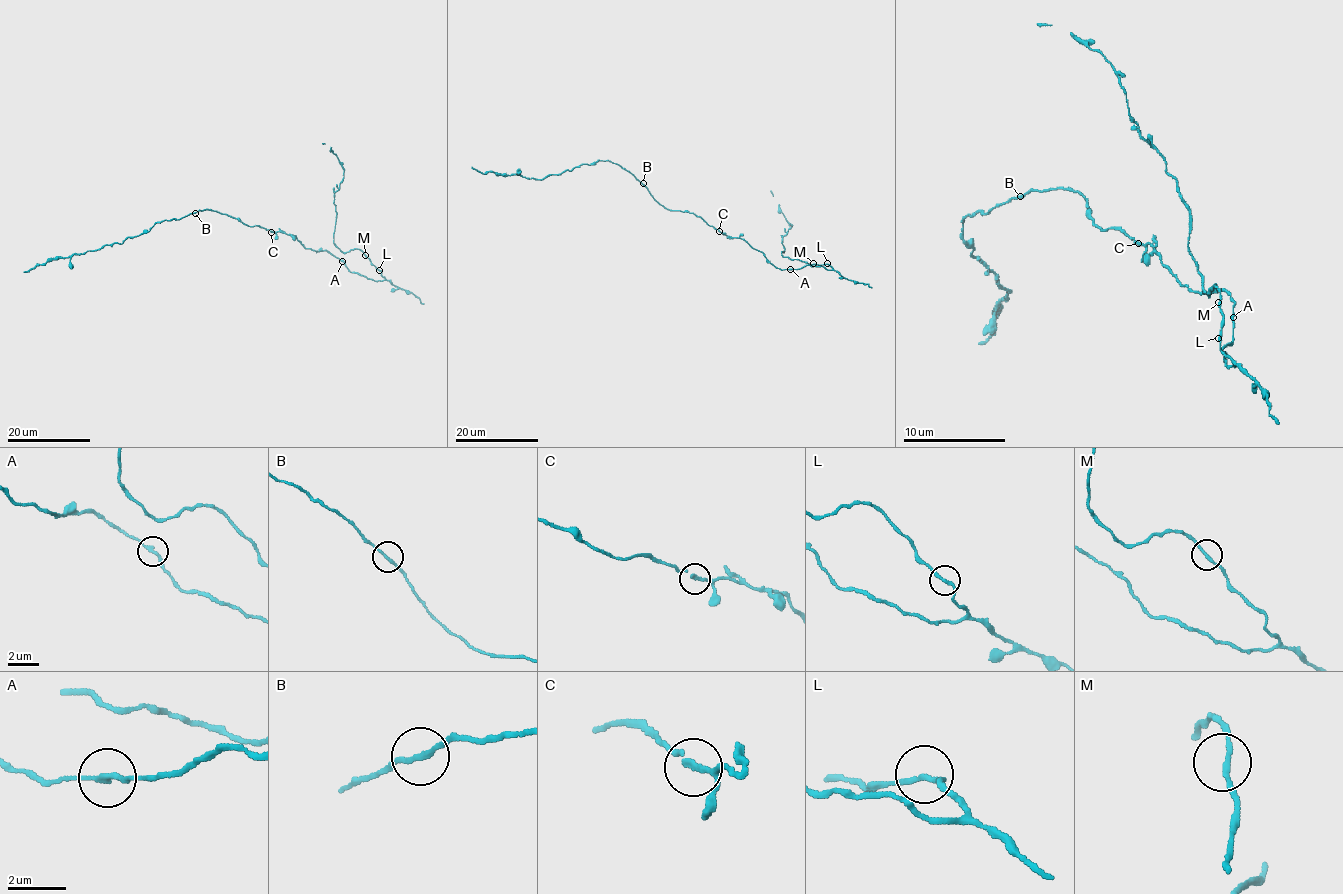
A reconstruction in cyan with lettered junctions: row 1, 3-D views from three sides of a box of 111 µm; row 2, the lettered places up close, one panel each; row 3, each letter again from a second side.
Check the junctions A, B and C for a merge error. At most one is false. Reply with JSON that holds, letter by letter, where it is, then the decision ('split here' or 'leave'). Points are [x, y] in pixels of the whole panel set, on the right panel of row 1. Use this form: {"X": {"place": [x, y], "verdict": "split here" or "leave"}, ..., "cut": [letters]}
{"A": {"place": [1233, 317], "verdict": "leave"}, "B": {"place": [1020, 196], "verdict": "leave"}, "C": {"place": [1138, 243], "verdict": "leave"}, "cut": []}

